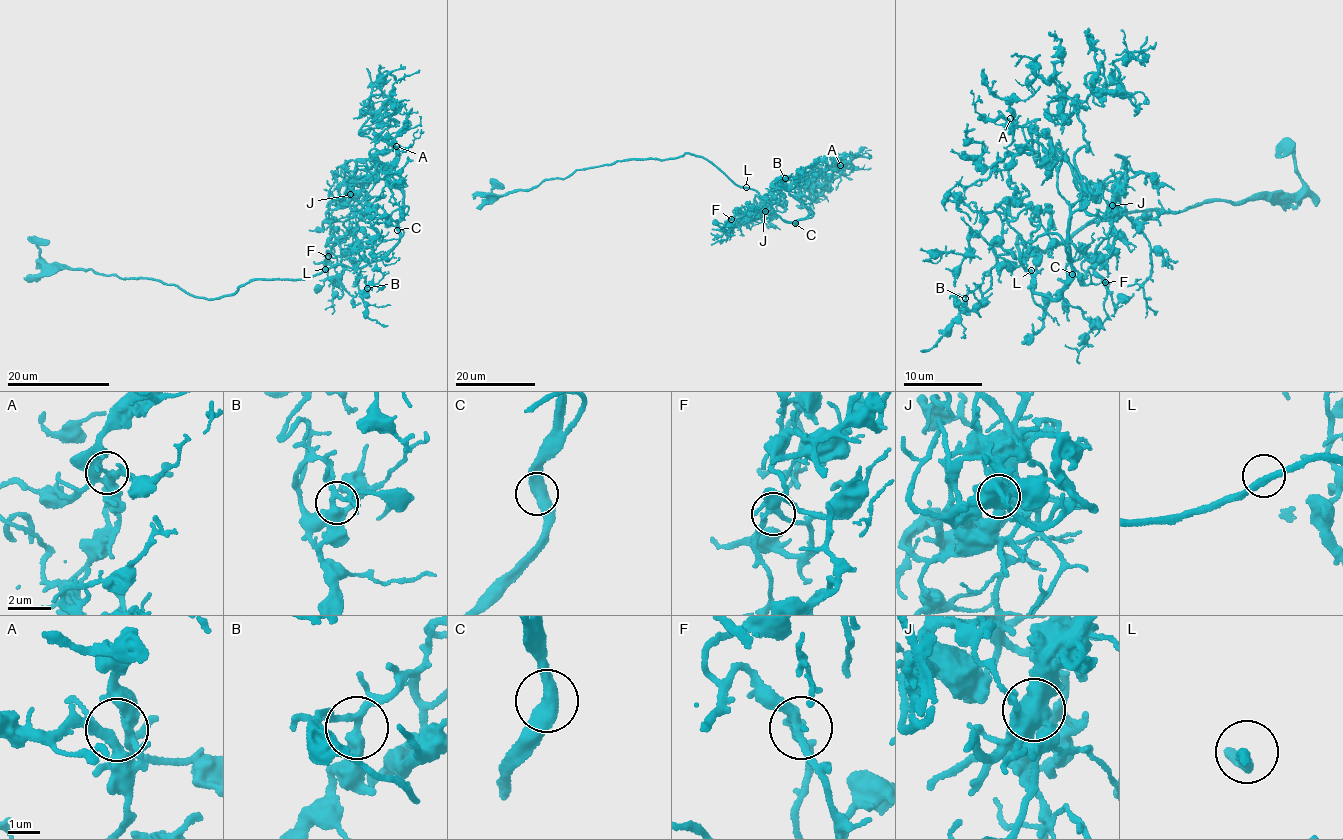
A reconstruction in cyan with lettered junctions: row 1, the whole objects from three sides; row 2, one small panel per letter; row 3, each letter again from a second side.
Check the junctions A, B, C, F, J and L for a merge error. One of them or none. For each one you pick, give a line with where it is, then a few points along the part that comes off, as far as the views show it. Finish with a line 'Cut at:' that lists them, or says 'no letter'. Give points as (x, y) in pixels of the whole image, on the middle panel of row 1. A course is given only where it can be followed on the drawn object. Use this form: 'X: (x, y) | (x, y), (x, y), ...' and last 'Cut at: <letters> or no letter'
Cut at: no letter

